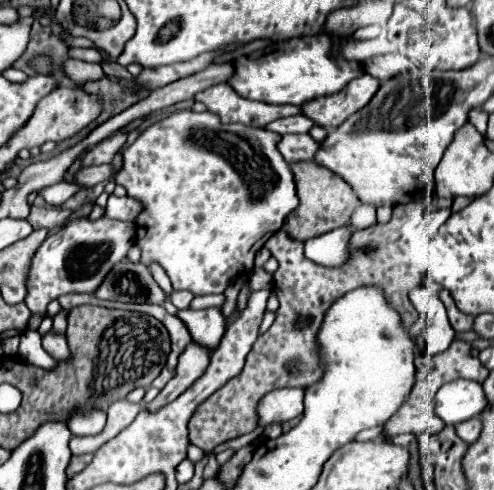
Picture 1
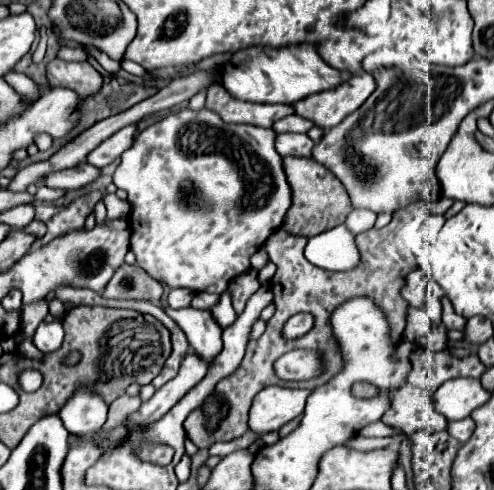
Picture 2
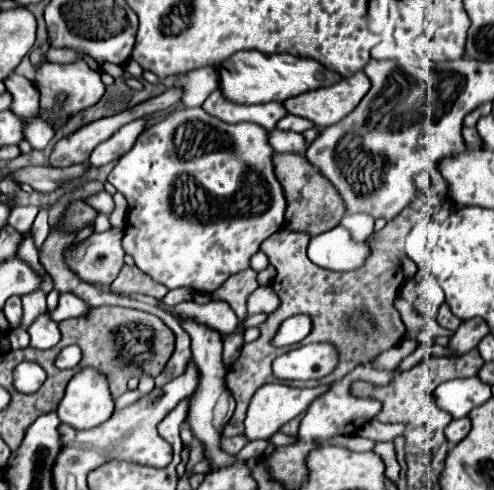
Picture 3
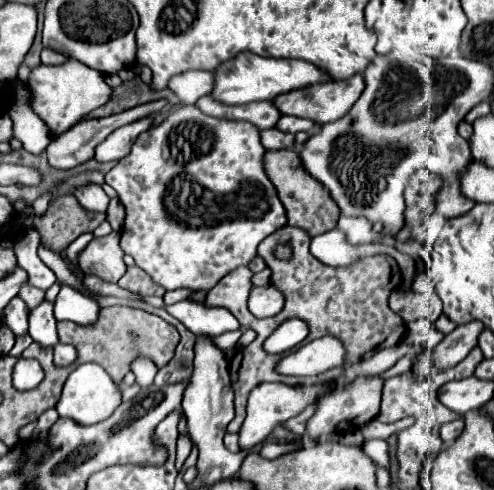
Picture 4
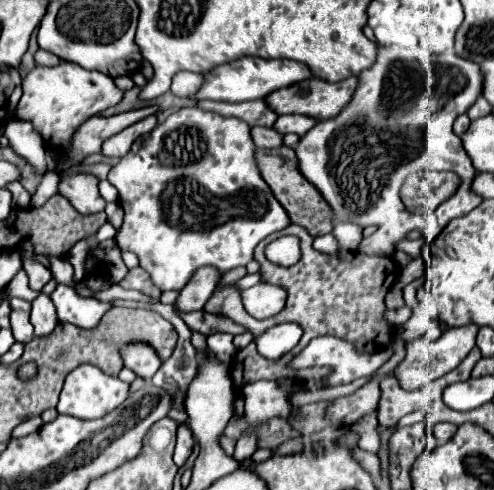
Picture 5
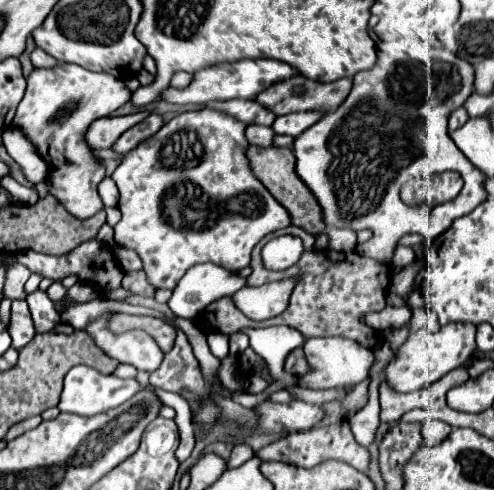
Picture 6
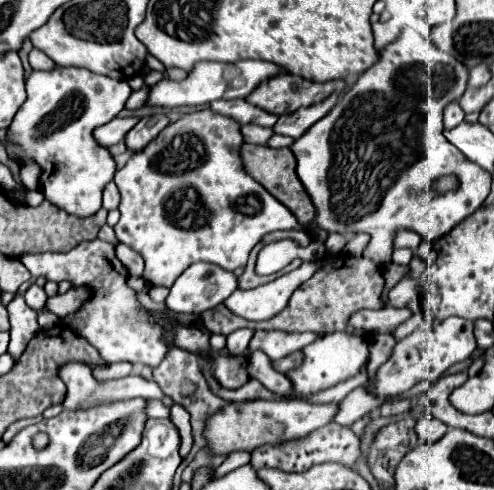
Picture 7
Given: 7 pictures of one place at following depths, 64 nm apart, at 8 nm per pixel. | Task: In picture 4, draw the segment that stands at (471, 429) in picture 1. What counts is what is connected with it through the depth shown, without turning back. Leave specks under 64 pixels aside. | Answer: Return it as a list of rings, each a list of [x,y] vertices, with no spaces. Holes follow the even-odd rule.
[[[454,420],[454,422],[446,422],[440,426],[440,438],[444,444],[452,444],[452,440],[456,440],[456,436],[460,436],[464,424],[464,420]]]

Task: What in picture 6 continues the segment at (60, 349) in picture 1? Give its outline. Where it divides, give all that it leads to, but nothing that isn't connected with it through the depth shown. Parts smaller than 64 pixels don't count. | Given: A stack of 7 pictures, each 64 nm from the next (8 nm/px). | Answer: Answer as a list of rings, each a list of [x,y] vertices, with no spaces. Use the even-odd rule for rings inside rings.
[[[34,290],[26,296],[26,302],[32,312],[32,320],[38,332],[48,332],[61,322],[60,314],[54,310],[52,300],[42,290]]]

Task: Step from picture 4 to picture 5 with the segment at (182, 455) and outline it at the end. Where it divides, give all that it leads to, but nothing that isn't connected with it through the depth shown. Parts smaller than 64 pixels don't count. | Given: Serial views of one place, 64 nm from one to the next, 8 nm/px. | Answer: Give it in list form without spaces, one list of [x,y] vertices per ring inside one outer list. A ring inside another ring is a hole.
[[[180,424],[178,426],[178,442],[176,442],[176,450],[174,450],[174,462],[178,466],[182,466],[190,452],[192,452],[192,446],[194,446],[194,436],[192,436],[192,430],[188,428],[188,424]]]

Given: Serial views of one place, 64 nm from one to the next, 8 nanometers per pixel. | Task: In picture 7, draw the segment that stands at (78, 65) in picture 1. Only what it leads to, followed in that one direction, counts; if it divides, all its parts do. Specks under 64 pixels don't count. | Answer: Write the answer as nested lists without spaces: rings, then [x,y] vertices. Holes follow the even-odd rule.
[[[54,68],[50,72],[32,72],[26,80],[28,98],[16,112],[8,132],[6,132],[6,152],[14,162],[32,160],[42,168],[40,174],[40,192],[52,202],[56,208],[74,214],[74,216],[92,216],[102,208],[102,190],[108,182],[112,182],[116,172],[116,162],[108,148],[100,146],[94,140],[94,130],[118,116],[124,108],[132,88],[128,82],[112,80],[100,74],[92,74],[84,68]]]

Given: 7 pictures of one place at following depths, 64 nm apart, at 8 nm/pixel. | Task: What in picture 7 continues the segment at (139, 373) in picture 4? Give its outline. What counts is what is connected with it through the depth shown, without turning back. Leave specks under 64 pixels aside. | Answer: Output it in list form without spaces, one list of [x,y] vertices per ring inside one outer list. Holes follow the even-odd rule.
[[[96,238],[92,242],[78,244],[68,254],[30,254],[30,256],[22,258],[22,264],[30,270],[32,278],[38,278],[38,274],[40,274],[52,282],[68,280],[68,282],[72,282],[74,288],[84,286],[90,290],[90,298],[84,300],[76,312],[64,316],[62,322],[72,332],[86,338],[100,352],[100,358],[108,364],[126,360],[130,364],[148,364],[148,366],[156,368],[172,348],[180,346],[180,342],[182,342],[182,350],[186,350],[186,352],[192,352],[202,358],[214,356],[210,342],[208,342],[210,332],[204,328],[198,314],[178,314],[178,312],[172,312],[166,308],[166,310],[162,310],[162,314],[166,314],[170,318],[170,322],[168,322],[168,320],[154,318],[150,314],[150,310],[146,310],[138,302],[136,292],[132,288],[128,288],[128,284],[126,284],[128,270],[116,258],[114,244],[108,244],[108,242]],[[166,332],[172,332],[172,336],[174,336],[172,342],[168,342],[164,338]]]

